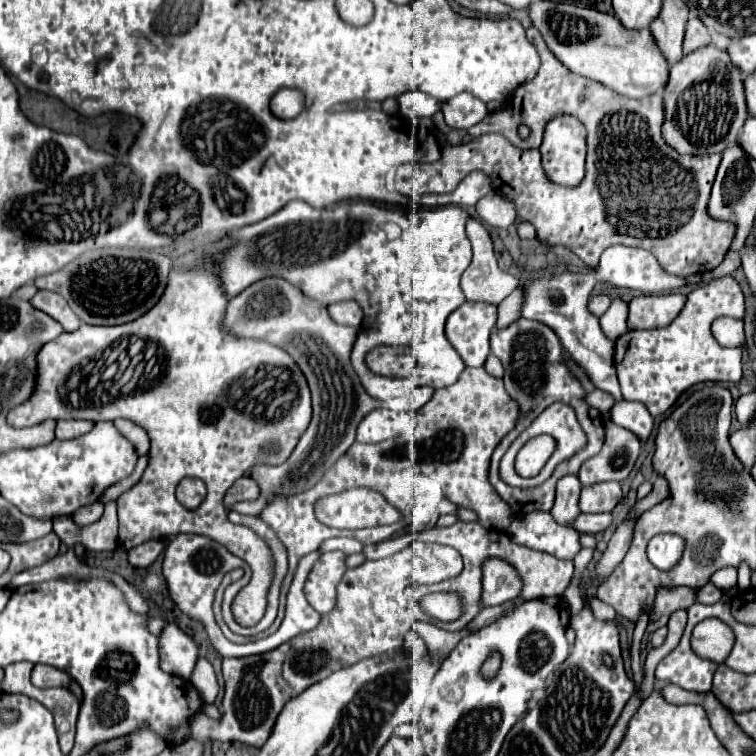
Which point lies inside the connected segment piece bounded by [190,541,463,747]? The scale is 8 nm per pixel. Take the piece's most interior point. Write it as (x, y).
(373, 613)

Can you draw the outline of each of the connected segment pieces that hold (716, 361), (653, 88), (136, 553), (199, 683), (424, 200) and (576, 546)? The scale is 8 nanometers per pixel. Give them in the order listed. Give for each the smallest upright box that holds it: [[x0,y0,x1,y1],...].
[[615,275,745,417],[529,1,669,99],[127,541,165,567],[189,659,219,703],[417,171,491,209],[507,513,581,561]]

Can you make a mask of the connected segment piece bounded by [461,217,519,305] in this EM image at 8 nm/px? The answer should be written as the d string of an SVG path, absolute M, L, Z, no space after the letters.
M469 217L467 221L467 237L471 241L471 247L473 247L473 261L471 265L467 267L467 271L463 273L461 277L461 289L465 293L465 297L469 301L475 301L475 303L491 303L491 305L499 305L509 293L513 293L519 285L519 277L511 275L511 273L503 273L499 267L497 267L497 259L493 255L493 243L491 243L491 237L487 233L487 229L483 227L483 223L475 217Z

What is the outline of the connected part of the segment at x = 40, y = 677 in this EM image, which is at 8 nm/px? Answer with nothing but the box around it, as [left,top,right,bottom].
[31,665,71,687]

